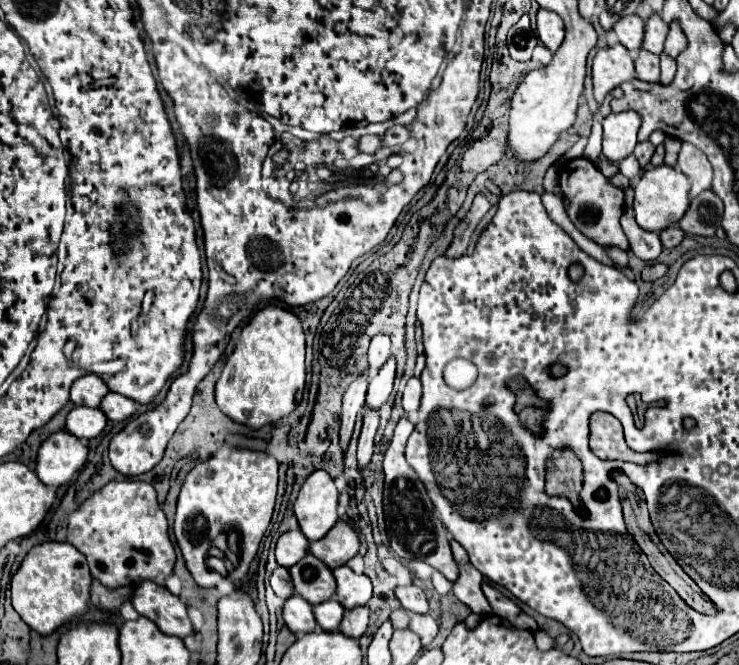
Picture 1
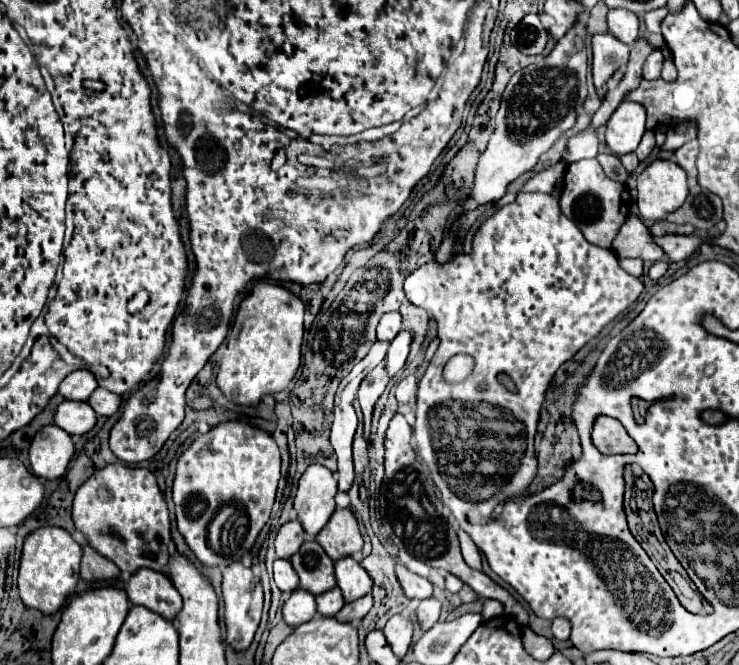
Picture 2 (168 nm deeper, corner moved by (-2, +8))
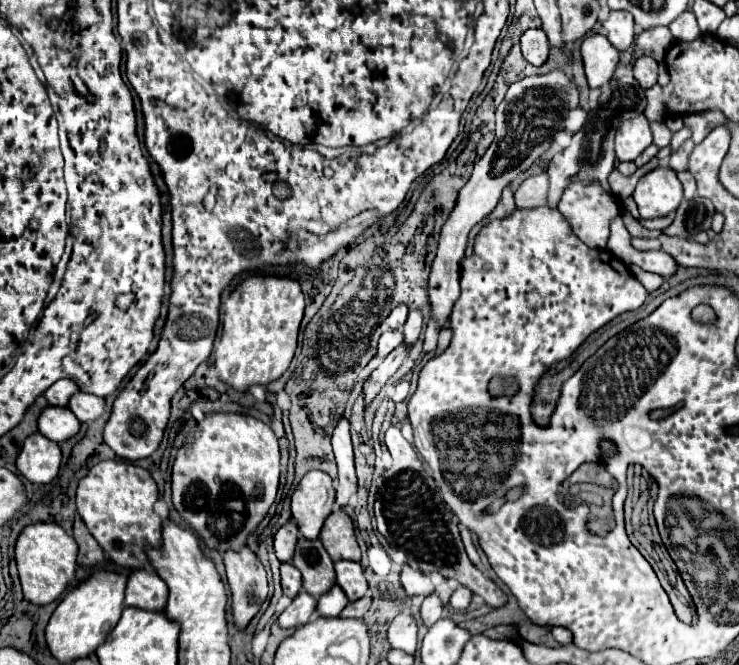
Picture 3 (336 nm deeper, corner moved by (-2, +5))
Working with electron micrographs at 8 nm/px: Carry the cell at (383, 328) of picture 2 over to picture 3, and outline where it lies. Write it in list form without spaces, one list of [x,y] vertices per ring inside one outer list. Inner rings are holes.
[[[400,304],[400,306],[396,306],[396,308],[392,310],[392,314],[386,318],[386,324],[388,324],[392,330],[400,330],[400,328],[404,326],[404,322],[406,322],[406,316],[408,316],[408,308],[406,308],[404,304]]]

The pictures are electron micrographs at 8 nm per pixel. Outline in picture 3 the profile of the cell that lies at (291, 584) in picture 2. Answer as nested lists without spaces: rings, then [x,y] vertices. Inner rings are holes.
[[[282,564],[280,566],[280,574],[282,574],[282,590],[288,598],[294,598],[300,590],[302,590],[302,576],[300,570],[294,564]]]

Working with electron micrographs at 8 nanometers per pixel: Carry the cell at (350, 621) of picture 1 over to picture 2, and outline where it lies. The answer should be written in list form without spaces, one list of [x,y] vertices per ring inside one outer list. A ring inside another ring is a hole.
[[[364,595],[352,603],[346,603],[342,611],[336,615],[336,619],[342,623],[358,623],[370,611],[370,607],[372,607],[372,595]]]

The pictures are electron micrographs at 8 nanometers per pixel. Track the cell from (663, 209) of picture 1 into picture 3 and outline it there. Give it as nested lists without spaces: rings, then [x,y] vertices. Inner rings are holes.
[[[654,168],[638,180],[632,194],[640,218],[658,218],[674,212],[682,202],[682,184],[670,168]]]

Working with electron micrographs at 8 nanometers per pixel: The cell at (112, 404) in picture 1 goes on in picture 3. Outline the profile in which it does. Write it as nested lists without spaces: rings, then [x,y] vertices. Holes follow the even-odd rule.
[[[76,392],[68,400],[66,408],[70,408],[72,414],[76,414],[76,418],[82,424],[86,424],[86,422],[92,422],[104,414],[104,398],[98,398],[94,394],[86,394],[86,392]]]

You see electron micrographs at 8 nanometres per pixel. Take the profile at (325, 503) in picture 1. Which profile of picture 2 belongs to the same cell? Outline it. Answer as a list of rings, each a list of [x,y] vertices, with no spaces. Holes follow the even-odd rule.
[[[310,465],[298,481],[294,509],[308,535],[316,535],[332,517],[336,503],[336,479],[324,465]]]

